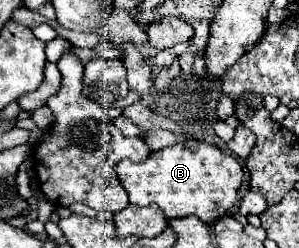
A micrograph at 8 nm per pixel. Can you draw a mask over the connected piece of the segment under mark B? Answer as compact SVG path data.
M186 140L152 152L146 162L134 164L130 160L122 160L116 166L116 176L126 190L130 204L142 208L154 202L162 208L168 220L194 214L206 224L224 218L232 210L244 180L238 158L200 140Z

